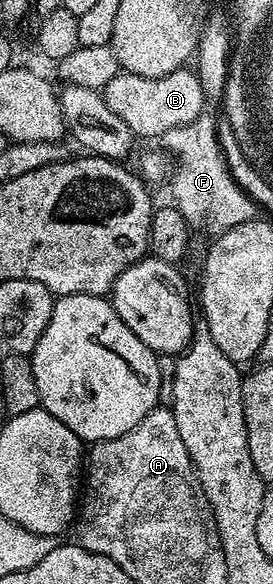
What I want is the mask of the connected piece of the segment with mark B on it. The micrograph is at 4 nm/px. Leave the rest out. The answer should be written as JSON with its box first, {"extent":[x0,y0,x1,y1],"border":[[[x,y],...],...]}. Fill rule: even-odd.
{"extent":[103,67,206,139],"border":[[[189,67],[179,68],[162,77],[144,77],[119,71],[105,85],[103,96],[107,107],[111,107],[111,111],[115,111],[115,115],[119,115],[123,123],[127,123],[127,127],[131,127],[133,136],[137,139],[164,138],[167,131],[171,131],[176,125],[191,123],[206,108],[205,89]]]}

